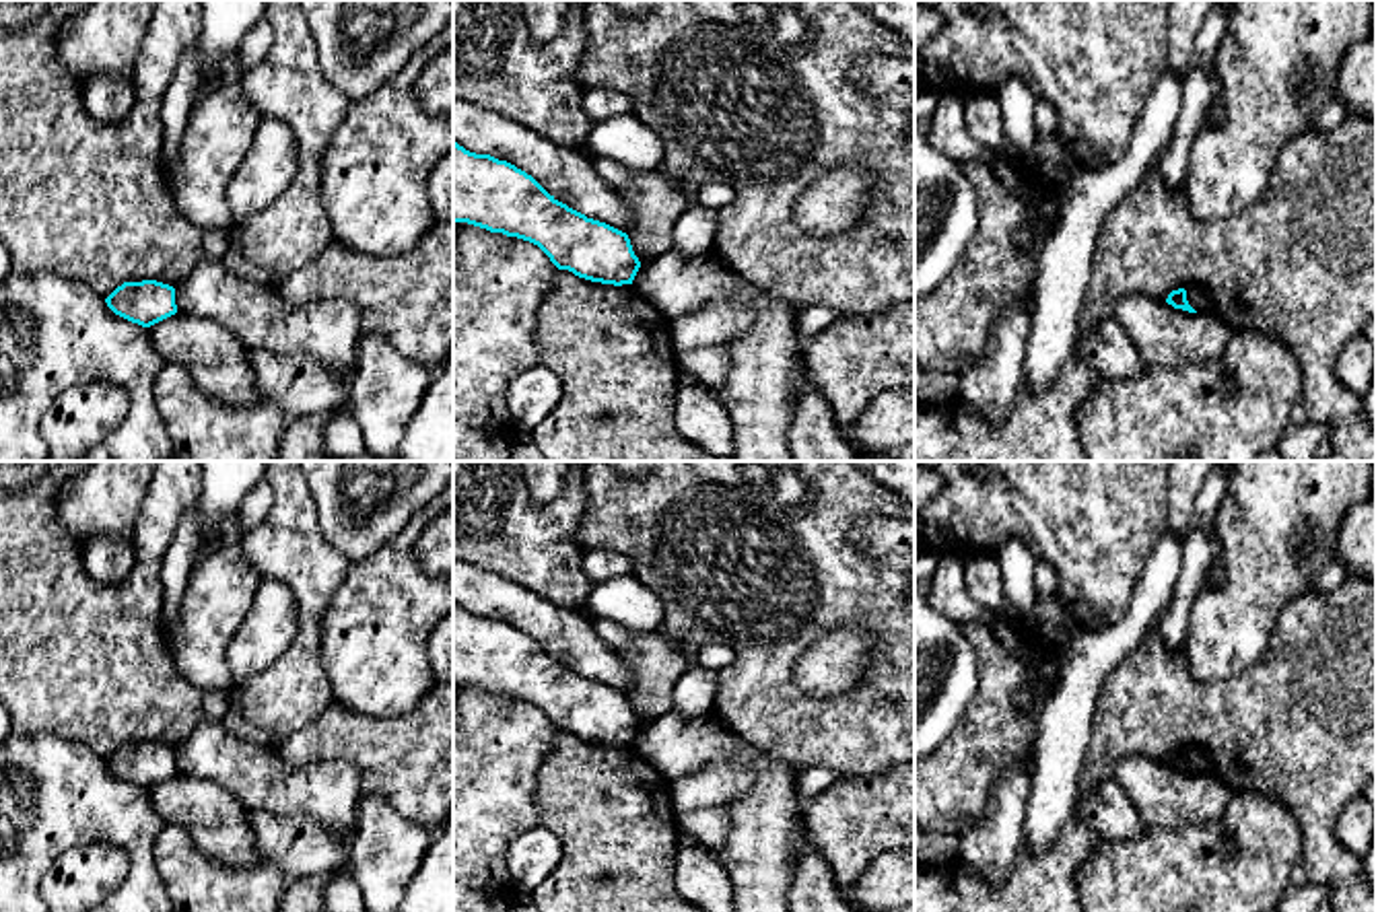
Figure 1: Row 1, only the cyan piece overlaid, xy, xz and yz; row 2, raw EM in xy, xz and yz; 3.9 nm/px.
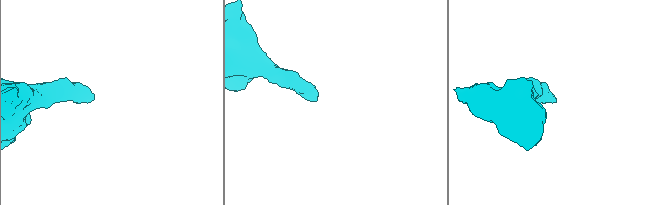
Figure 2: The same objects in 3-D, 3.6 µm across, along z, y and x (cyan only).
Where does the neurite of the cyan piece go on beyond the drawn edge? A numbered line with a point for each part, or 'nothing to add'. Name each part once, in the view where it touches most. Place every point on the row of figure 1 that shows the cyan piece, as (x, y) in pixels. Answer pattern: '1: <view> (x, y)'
nothing to add

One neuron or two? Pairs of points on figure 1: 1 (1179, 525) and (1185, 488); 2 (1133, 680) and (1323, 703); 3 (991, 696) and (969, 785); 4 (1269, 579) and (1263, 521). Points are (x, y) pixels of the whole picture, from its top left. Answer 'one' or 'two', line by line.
1: one
2: one
3: one
4: one

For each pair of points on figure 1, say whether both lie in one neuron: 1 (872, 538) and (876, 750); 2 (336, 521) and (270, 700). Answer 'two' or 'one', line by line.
1: two
2: two

